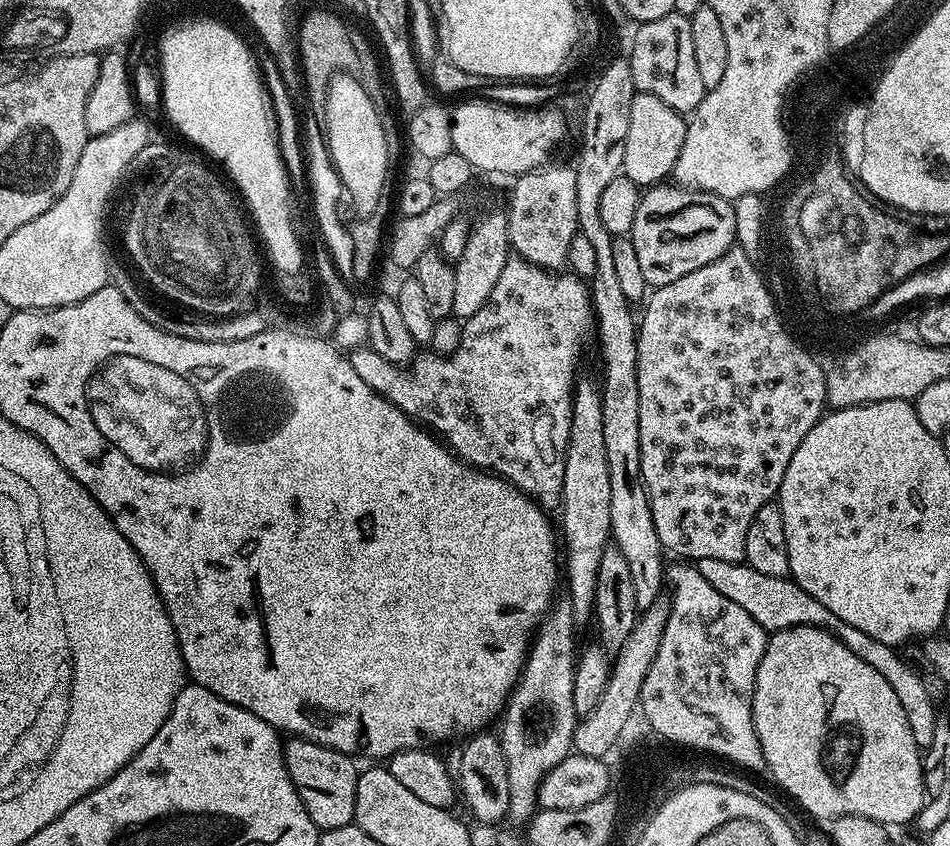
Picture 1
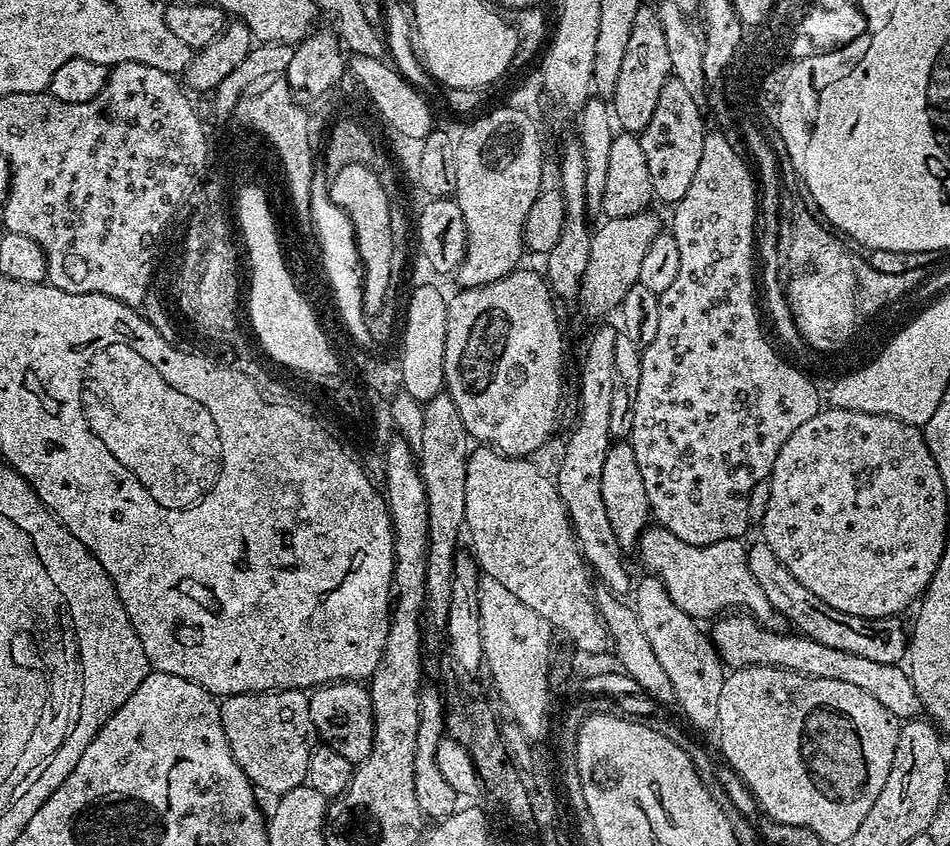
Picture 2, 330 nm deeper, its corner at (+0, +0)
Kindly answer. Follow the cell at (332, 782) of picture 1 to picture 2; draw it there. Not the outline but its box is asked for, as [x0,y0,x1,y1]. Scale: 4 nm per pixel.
[219,689,318,798]

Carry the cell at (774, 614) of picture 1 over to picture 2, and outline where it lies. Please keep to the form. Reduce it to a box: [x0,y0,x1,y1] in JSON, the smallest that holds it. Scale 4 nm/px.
[638,526,786,629]

